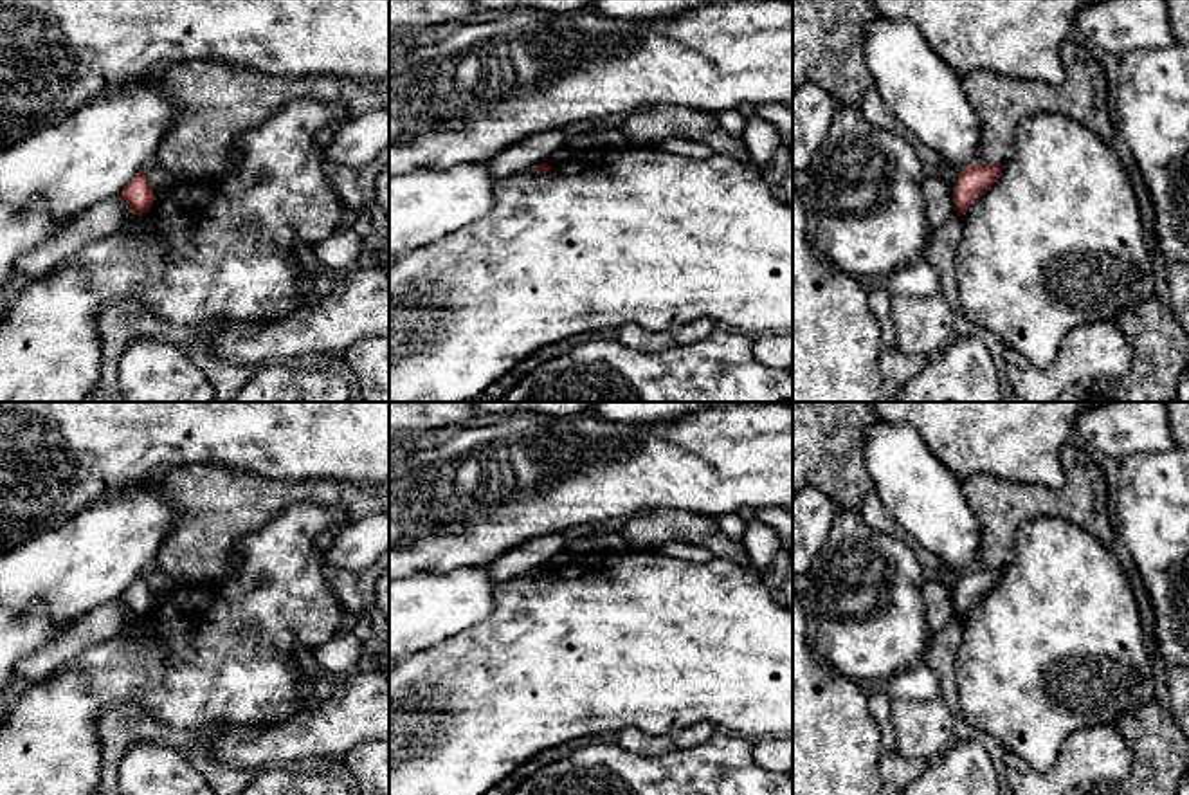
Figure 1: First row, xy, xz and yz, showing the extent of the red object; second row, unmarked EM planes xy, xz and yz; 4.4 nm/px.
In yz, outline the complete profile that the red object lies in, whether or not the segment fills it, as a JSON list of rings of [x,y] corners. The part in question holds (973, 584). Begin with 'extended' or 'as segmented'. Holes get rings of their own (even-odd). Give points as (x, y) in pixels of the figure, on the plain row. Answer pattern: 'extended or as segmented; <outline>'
as segmented; [[[976,566],[960,573],[960,580],[953,591],[955,613],[966,618],[971,608],[998,584],[1000,577],[1000,568]]]

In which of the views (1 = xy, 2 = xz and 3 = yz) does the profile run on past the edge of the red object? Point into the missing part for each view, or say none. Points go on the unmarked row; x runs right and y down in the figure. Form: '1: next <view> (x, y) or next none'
1: next none
2: next none
3: next none

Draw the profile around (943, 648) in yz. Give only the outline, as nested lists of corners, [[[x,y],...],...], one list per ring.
[[[955,613],[939,633],[931,635],[922,654],[922,663],[926,663],[939,678],[939,696],[946,701],[949,708],[957,708],[958,712],[960,705],[958,685],[955,678],[955,658],[962,645],[962,627],[964,618]]]

